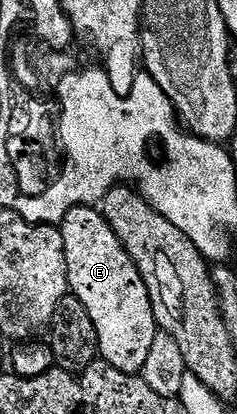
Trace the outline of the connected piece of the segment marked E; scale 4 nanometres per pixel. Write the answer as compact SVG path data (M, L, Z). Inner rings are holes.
M77 206L64 216L60 224L64 240L64 260L69 293L88 308L92 324L96 324L98 353L101 361L125 374L141 375L148 361L152 340L160 333L154 318L148 288L124 244L106 223L101 209Z

